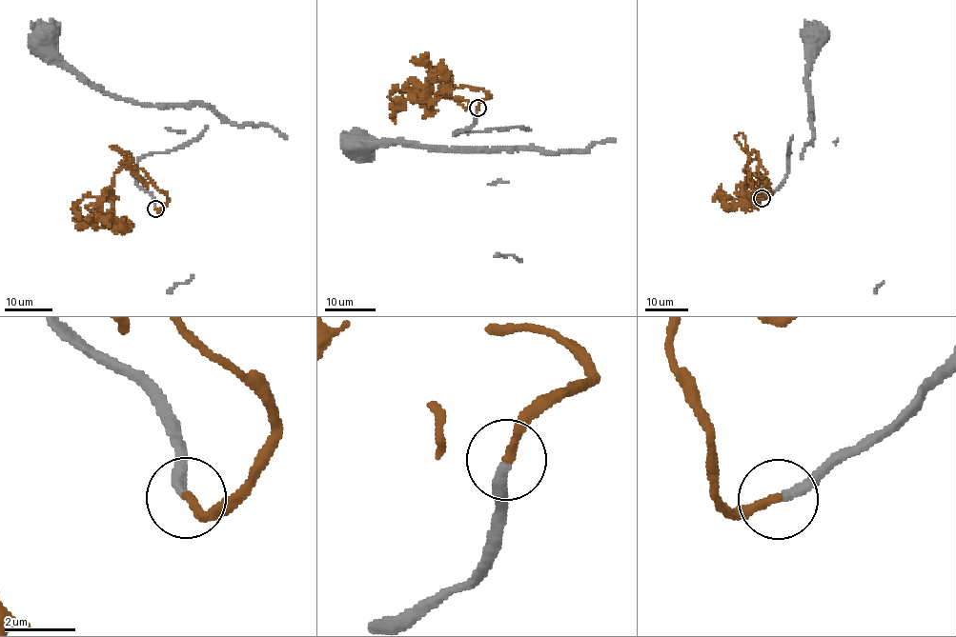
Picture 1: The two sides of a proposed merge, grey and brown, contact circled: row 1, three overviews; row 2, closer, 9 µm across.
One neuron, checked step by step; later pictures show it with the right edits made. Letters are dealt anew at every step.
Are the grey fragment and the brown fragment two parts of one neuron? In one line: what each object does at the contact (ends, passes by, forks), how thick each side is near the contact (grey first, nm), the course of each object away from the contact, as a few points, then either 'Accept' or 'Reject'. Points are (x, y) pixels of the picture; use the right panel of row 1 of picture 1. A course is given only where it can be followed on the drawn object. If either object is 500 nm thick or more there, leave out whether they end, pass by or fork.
At the ring grey ends. At the ring brown ends. Thickness 280 nm (grey) against 240 nm. Course of grey: (762, 198), (775, 191), (785, 178), (793, 134), (810, 127), (806, 54), (817, 35), (812, 31). Course of brown: (762, 198), (750, 183), (753, 149), (758, 156), (737, 189), (742, 197), (733, 201), (735, 207), (748, 201). Accept

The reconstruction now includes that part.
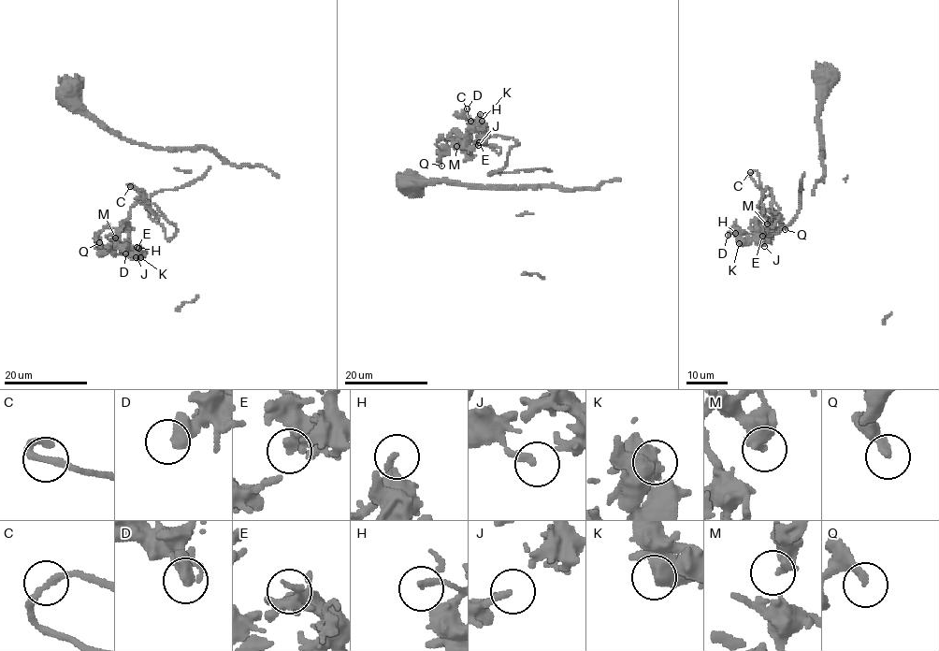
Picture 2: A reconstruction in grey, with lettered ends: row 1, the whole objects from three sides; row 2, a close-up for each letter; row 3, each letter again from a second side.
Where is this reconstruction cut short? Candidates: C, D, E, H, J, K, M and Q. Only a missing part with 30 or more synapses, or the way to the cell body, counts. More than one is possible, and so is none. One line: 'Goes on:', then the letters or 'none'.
Goes on: none

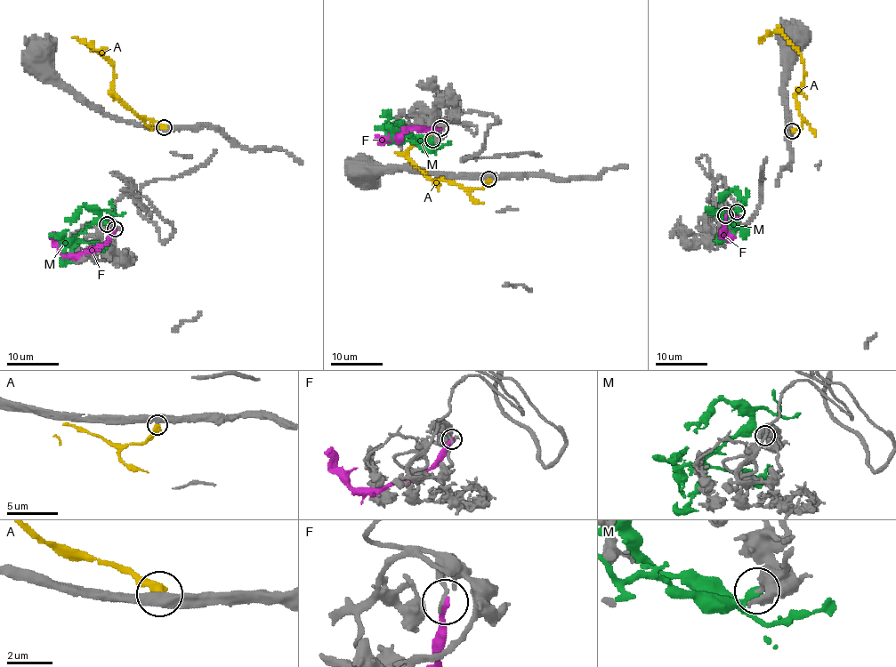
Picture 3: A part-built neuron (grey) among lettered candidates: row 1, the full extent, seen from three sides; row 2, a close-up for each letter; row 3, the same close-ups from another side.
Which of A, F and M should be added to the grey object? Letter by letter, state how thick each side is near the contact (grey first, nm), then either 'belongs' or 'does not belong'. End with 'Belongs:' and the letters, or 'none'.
A: 480 nm thick on the grey side, 440 nm on the other; does not belong
F: 160 nm thick on the grey side, 240 nm on the other; does not belong
M: 550 nm thick on the grey side, 460 nm on the other; does not belong
Belongs: none

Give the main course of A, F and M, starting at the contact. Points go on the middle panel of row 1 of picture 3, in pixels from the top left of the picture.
A: (488, 180), (480, 188), (466, 190), (442, 179), (437, 185), (407, 155), (416, 140), (428, 134)
F: (439, 129), (408, 128), (388, 137), (375, 135)
M: (431, 140), (414, 140), (406, 136), (399, 142), (387, 124)

